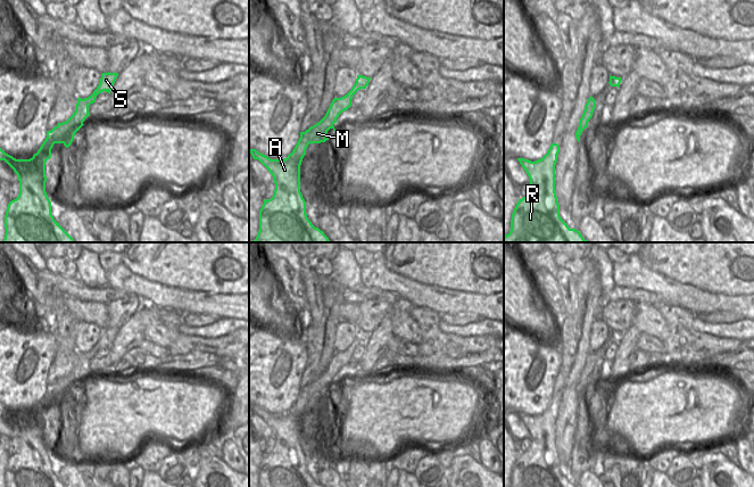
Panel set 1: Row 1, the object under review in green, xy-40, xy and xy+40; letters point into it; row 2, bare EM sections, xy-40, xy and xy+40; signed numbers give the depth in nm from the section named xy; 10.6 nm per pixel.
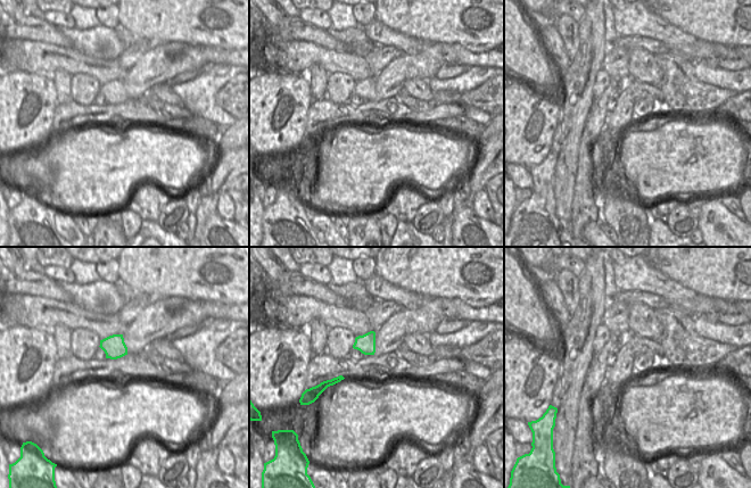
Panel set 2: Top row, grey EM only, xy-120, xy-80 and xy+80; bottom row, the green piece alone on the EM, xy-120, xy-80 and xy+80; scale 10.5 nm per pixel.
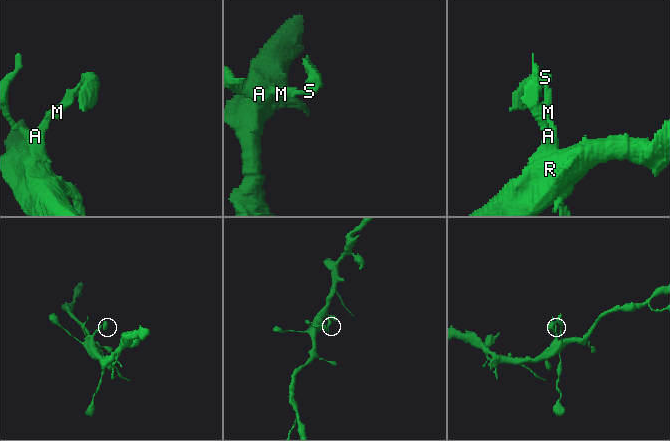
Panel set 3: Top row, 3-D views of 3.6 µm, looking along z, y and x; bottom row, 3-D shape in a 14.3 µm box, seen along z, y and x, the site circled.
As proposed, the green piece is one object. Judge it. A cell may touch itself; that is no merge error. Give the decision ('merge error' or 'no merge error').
merge error

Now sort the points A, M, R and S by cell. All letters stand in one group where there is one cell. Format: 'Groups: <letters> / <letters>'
Groups: A M R / S

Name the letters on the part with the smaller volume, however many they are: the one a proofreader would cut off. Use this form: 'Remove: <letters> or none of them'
Remove: S

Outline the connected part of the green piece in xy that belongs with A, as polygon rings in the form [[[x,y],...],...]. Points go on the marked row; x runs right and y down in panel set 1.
[[[357,75],[351,90],[341,98],[334,98],[325,116],[305,132],[284,159],[271,159],[250,149],[254,159],[258,159],[272,174],[275,183],[274,195],[265,200],[259,211],[259,231],[252,242],[331,242],[318,228],[315,228],[306,214],[306,201],[300,192],[300,165],[309,143],[329,140],[326,133],[334,129],[339,115],[350,108],[353,96],[366,89],[371,77]]]

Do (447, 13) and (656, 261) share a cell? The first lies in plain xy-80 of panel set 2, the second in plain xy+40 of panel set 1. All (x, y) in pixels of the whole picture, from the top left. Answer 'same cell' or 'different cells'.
same cell

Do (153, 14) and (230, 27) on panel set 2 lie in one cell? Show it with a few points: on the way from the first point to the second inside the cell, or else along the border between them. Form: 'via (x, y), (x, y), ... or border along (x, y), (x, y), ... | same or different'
via (172, 14), (191, 14), (211, 30) | same

